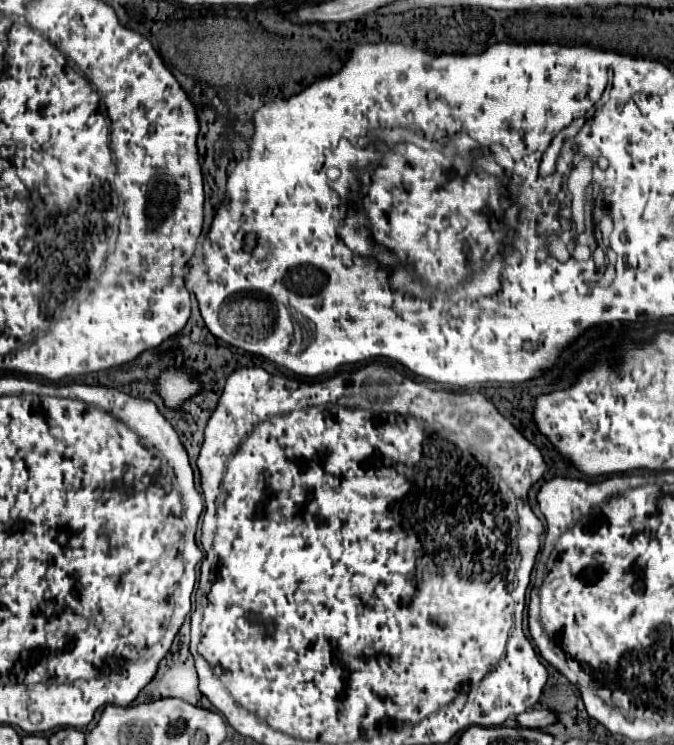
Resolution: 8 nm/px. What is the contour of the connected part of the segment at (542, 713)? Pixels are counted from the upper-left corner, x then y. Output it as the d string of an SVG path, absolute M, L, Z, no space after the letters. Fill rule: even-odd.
M530 709L516 717L518 727L530 727L530 729L544 729L556 721L554 713L548 709Z

